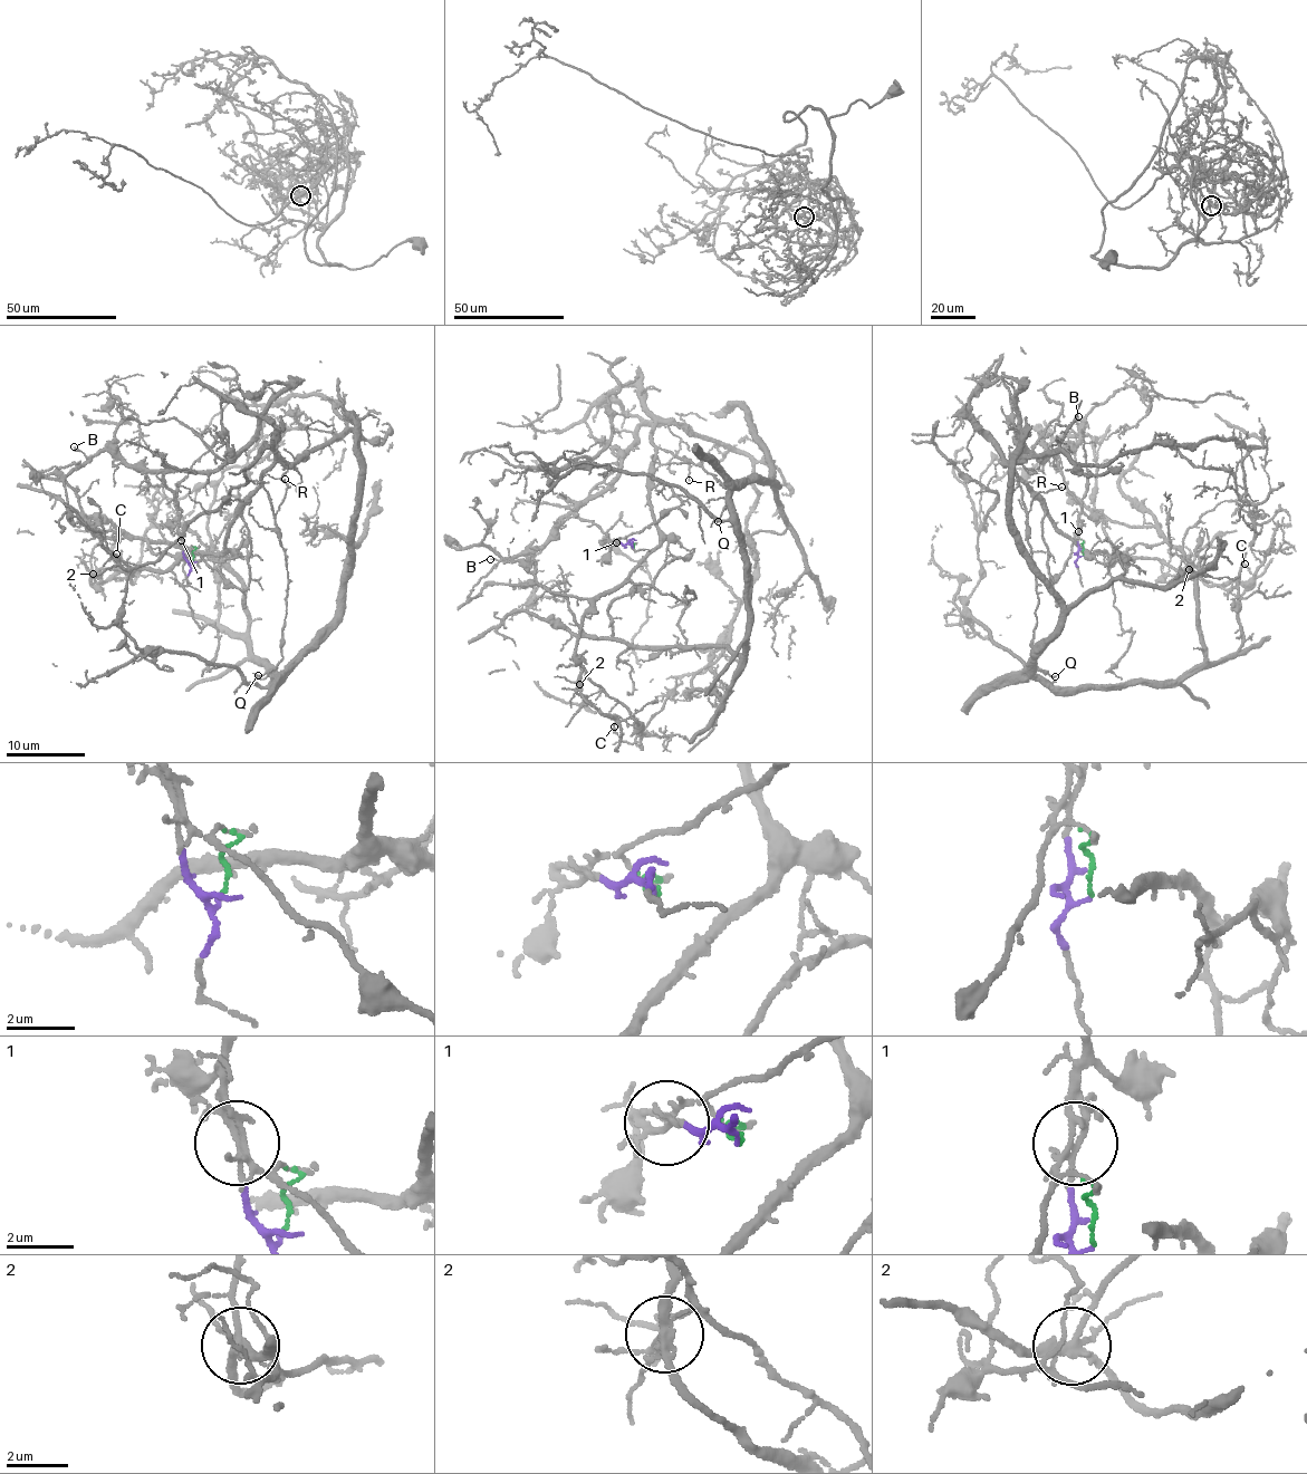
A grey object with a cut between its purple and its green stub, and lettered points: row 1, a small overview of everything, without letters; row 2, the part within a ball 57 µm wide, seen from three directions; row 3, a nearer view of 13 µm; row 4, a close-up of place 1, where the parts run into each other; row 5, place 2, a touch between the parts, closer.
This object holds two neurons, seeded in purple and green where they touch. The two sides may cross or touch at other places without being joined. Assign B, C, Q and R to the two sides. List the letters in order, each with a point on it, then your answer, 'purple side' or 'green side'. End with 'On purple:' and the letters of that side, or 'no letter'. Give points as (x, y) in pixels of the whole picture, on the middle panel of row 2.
B: (490, 559) | purple side
C: (614, 726) | green side
Q: (718, 521) | green side
R: (689, 480) | green side
On purple: B

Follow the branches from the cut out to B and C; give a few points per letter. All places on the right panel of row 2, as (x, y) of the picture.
B: (1084, 555), (1077, 546), (1080, 504), (1055, 465), (1059, 450), (1074, 446), (1084, 426), (1078, 429), (1078, 416)
C: (1084, 556), (1078, 538), (1050, 586), (1041, 518), (1111, 564), (1157, 559), (1220, 586), (1249, 581), (1245, 564)

